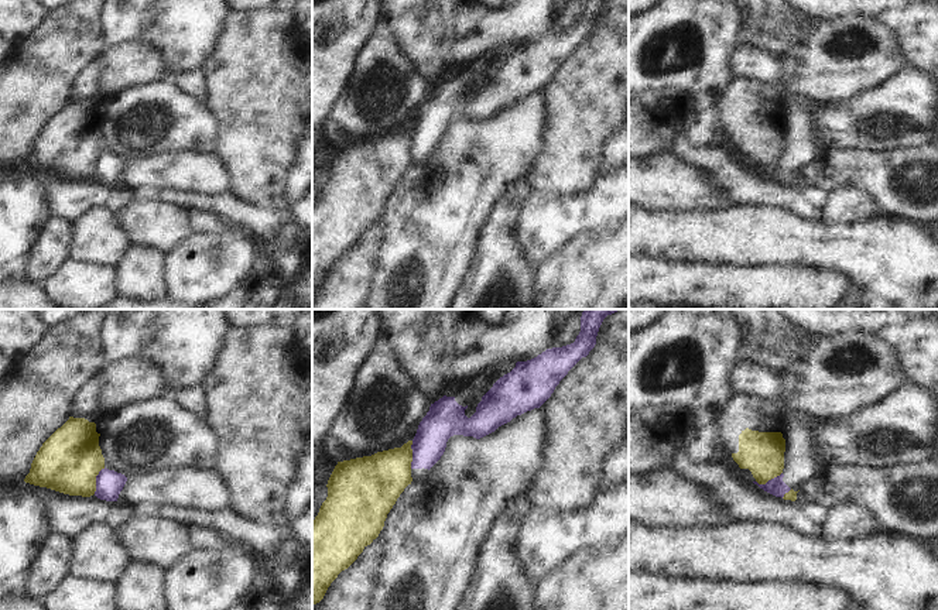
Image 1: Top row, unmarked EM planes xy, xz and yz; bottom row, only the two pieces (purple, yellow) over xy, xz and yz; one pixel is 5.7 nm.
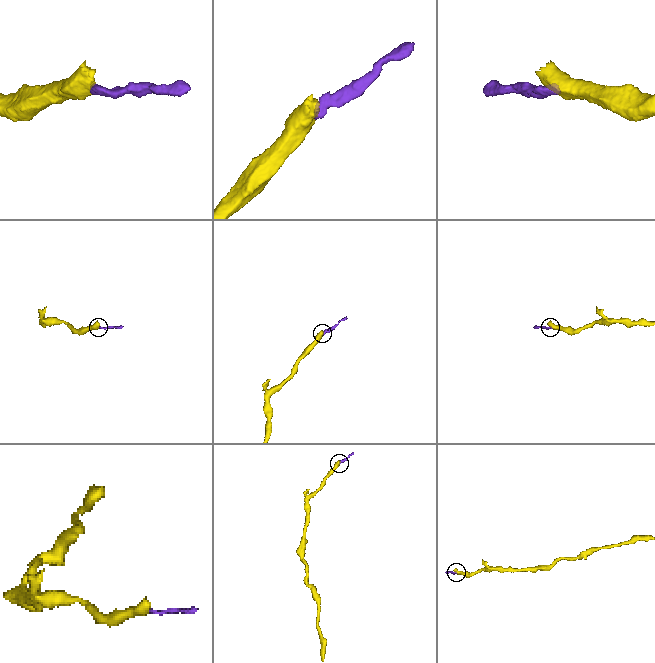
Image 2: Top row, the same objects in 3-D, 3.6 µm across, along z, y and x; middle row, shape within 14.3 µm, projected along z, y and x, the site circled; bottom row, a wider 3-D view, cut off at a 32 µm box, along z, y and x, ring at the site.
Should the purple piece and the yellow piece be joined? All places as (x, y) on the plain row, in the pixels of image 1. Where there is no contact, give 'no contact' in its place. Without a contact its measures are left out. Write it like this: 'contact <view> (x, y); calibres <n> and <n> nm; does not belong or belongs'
contact xy (96, 164); calibres 160 and 360 nm; does not belong

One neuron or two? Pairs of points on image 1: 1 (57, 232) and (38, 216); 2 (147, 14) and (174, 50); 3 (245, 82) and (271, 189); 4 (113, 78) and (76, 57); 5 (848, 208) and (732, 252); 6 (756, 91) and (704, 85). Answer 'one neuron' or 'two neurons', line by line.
1: two neurons
2: one neuron
3: one neuron
4: two neurons
5: two neurons
6: two neurons

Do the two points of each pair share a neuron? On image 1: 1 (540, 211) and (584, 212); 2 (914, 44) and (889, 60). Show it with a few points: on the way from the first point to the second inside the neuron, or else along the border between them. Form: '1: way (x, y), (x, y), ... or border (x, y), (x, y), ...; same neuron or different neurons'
1: way (551, 212), (572, 212); same neuron
2: border (883, 24), (896, 37), (909, 65); different neurons

